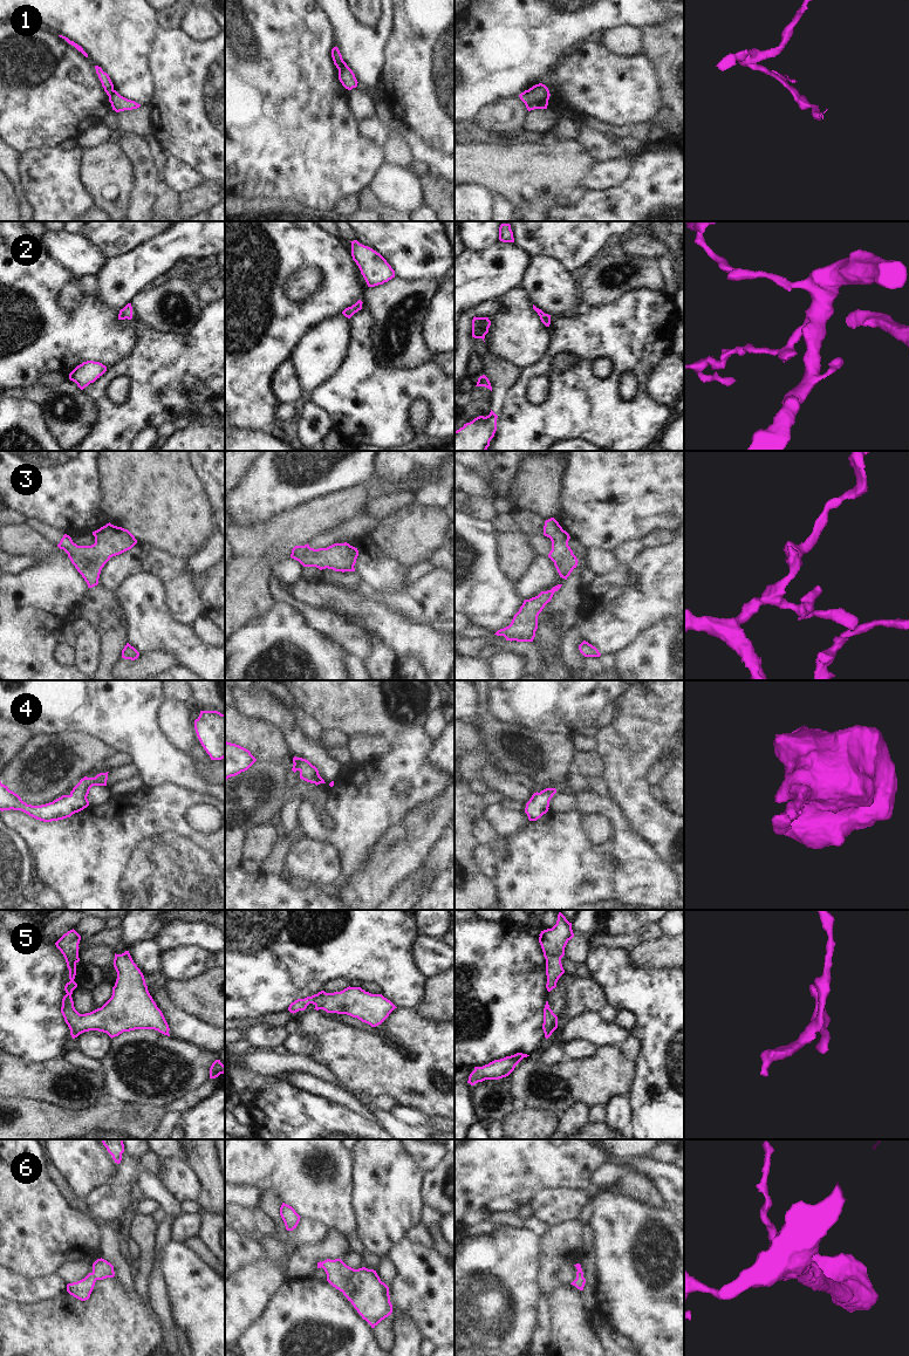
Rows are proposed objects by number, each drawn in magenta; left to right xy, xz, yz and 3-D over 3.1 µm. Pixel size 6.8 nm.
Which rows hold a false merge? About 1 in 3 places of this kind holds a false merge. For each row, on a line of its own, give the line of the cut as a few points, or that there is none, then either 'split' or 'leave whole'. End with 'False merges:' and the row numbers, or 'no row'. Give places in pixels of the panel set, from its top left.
1: xz (343, 61), (339, 69) | split
2: no cut | leave whole
3: no cut | leave whole
4: no cut | leave whole
5: no cut | leave whole
6: no cut | leave whole
False merges: 1

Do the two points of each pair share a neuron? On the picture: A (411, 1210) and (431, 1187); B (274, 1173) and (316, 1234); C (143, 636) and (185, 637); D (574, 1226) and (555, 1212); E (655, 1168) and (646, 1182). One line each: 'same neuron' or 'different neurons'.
A: different neurons
B: different neurons
C: same neuron
D: different neurons
E: different neurons

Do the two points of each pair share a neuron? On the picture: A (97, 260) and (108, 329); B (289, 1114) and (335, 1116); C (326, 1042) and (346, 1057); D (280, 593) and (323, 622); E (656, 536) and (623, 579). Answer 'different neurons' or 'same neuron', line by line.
A: different neurons
B: same neuron
C: same neuron
D: same neuron
E: different neurons

